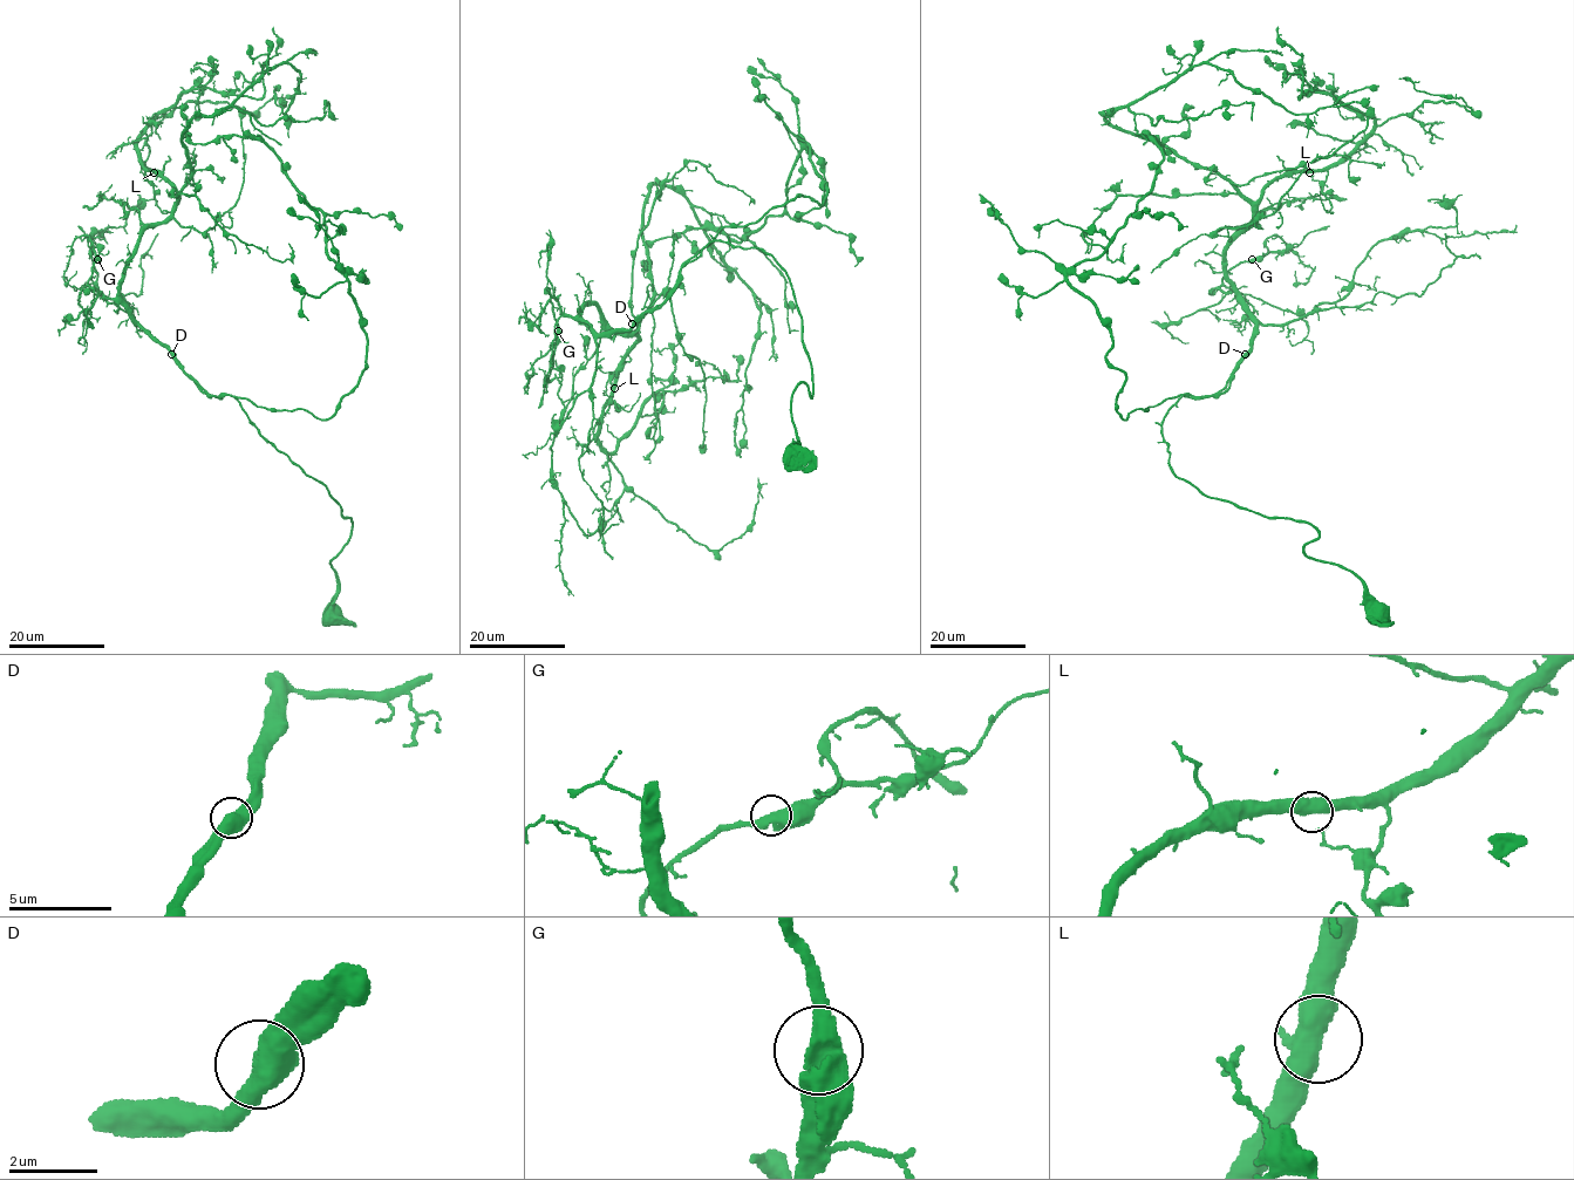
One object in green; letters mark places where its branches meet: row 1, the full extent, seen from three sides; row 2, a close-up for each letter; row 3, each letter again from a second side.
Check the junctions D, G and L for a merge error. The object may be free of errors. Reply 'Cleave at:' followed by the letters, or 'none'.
Cleave at: none

